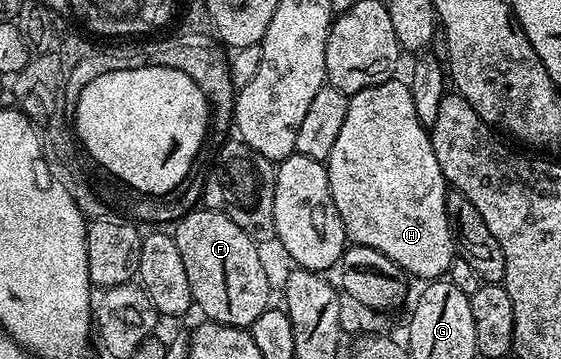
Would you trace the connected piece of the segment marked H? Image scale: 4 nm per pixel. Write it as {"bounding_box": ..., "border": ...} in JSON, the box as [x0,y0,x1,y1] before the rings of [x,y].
{"bounding_box":[326,78,458,282],"border":[[[393,78],[382,82],[378,86],[370,86],[366,90],[353,92],[348,96],[346,122],[342,122],[342,130],[338,134],[338,139],[334,141],[334,150],[330,150],[326,167],[328,169],[328,181],[330,182],[330,194],[334,198],[334,206],[344,223],[344,235],[352,244],[370,246],[370,250],[378,250],[382,254],[386,254],[386,258],[393,260],[409,277],[417,276],[420,282],[431,282],[447,273],[448,267],[450,267],[458,252],[452,235],[452,227],[448,224],[448,215],[446,214],[446,198],[450,188],[438,166],[438,158],[434,158],[434,146],[432,145],[429,129],[424,128],[422,122],[418,122],[418,114],[414,114],[412,89],[405,81],[403,84],[400,78]]]}

